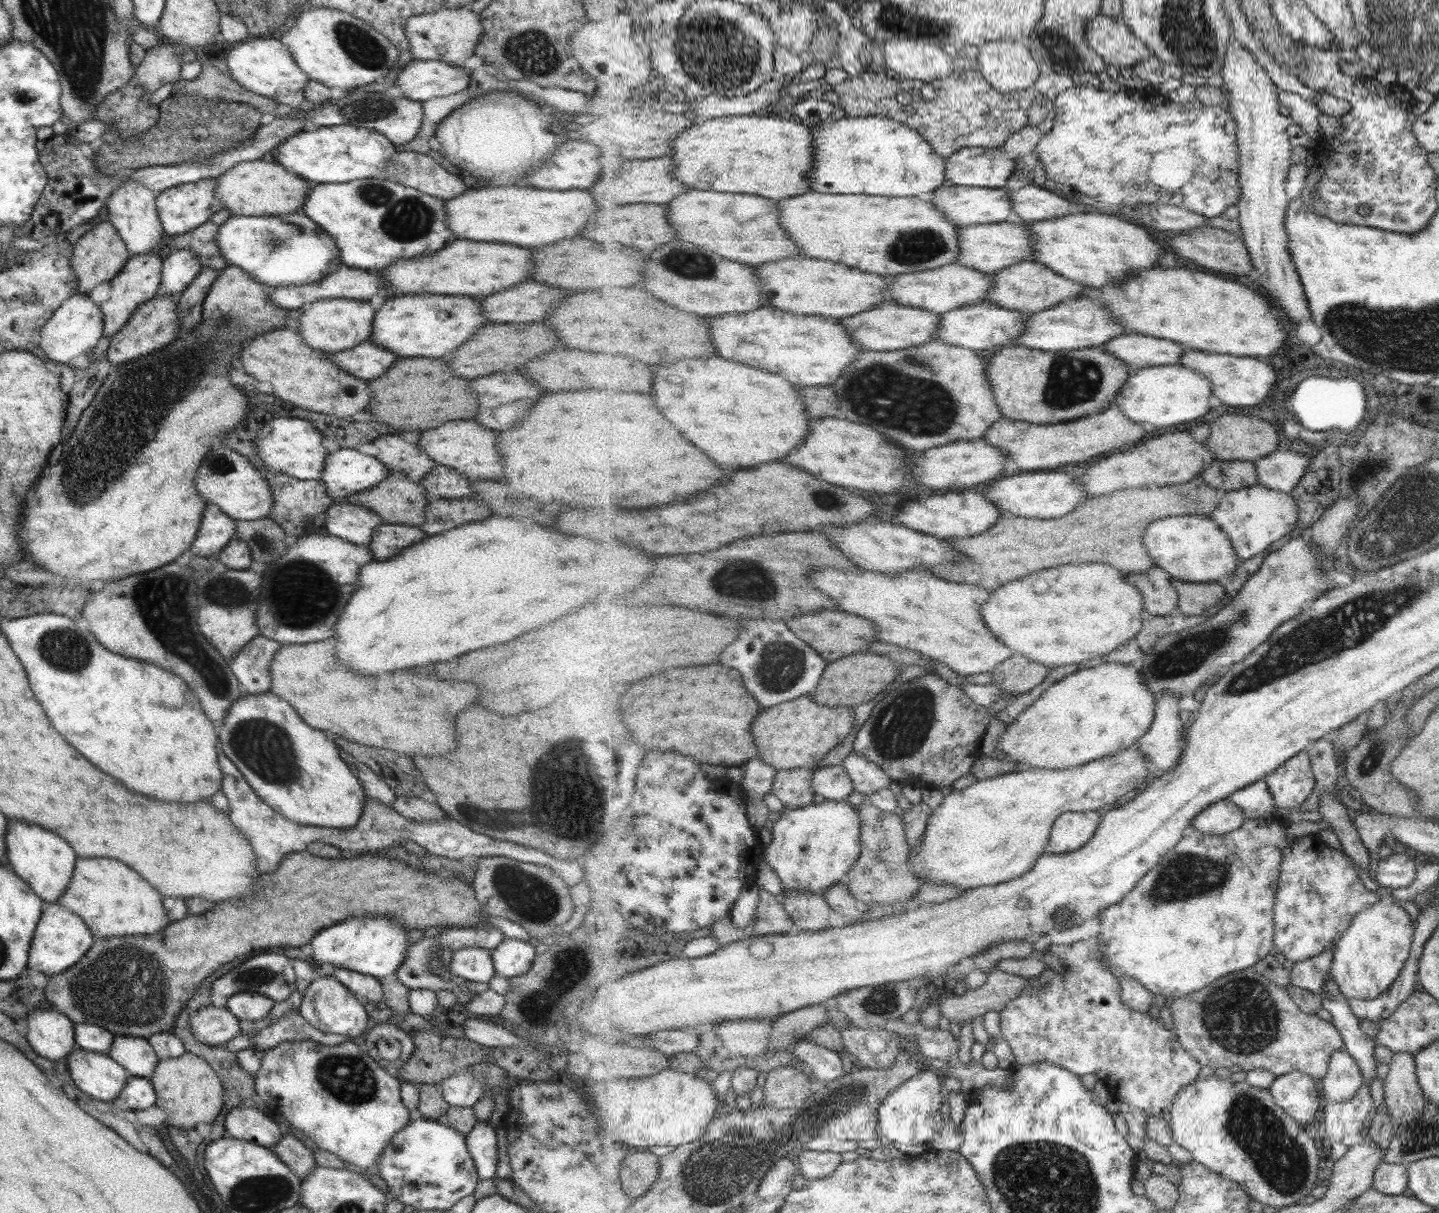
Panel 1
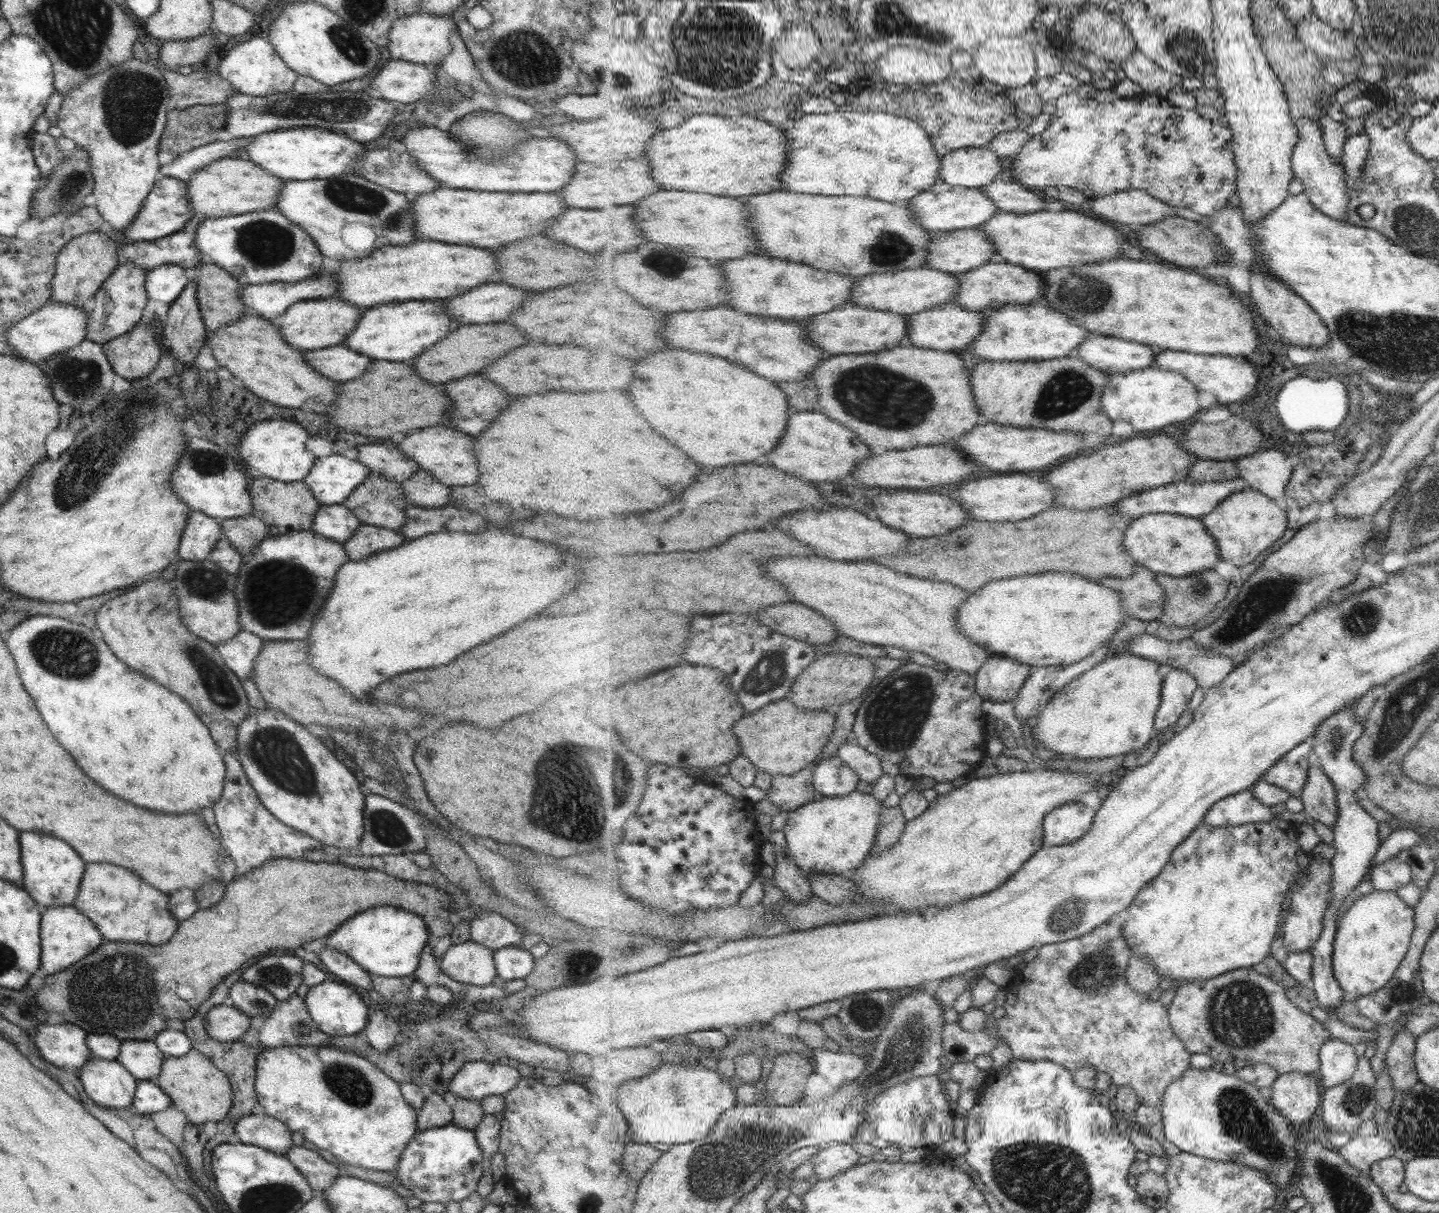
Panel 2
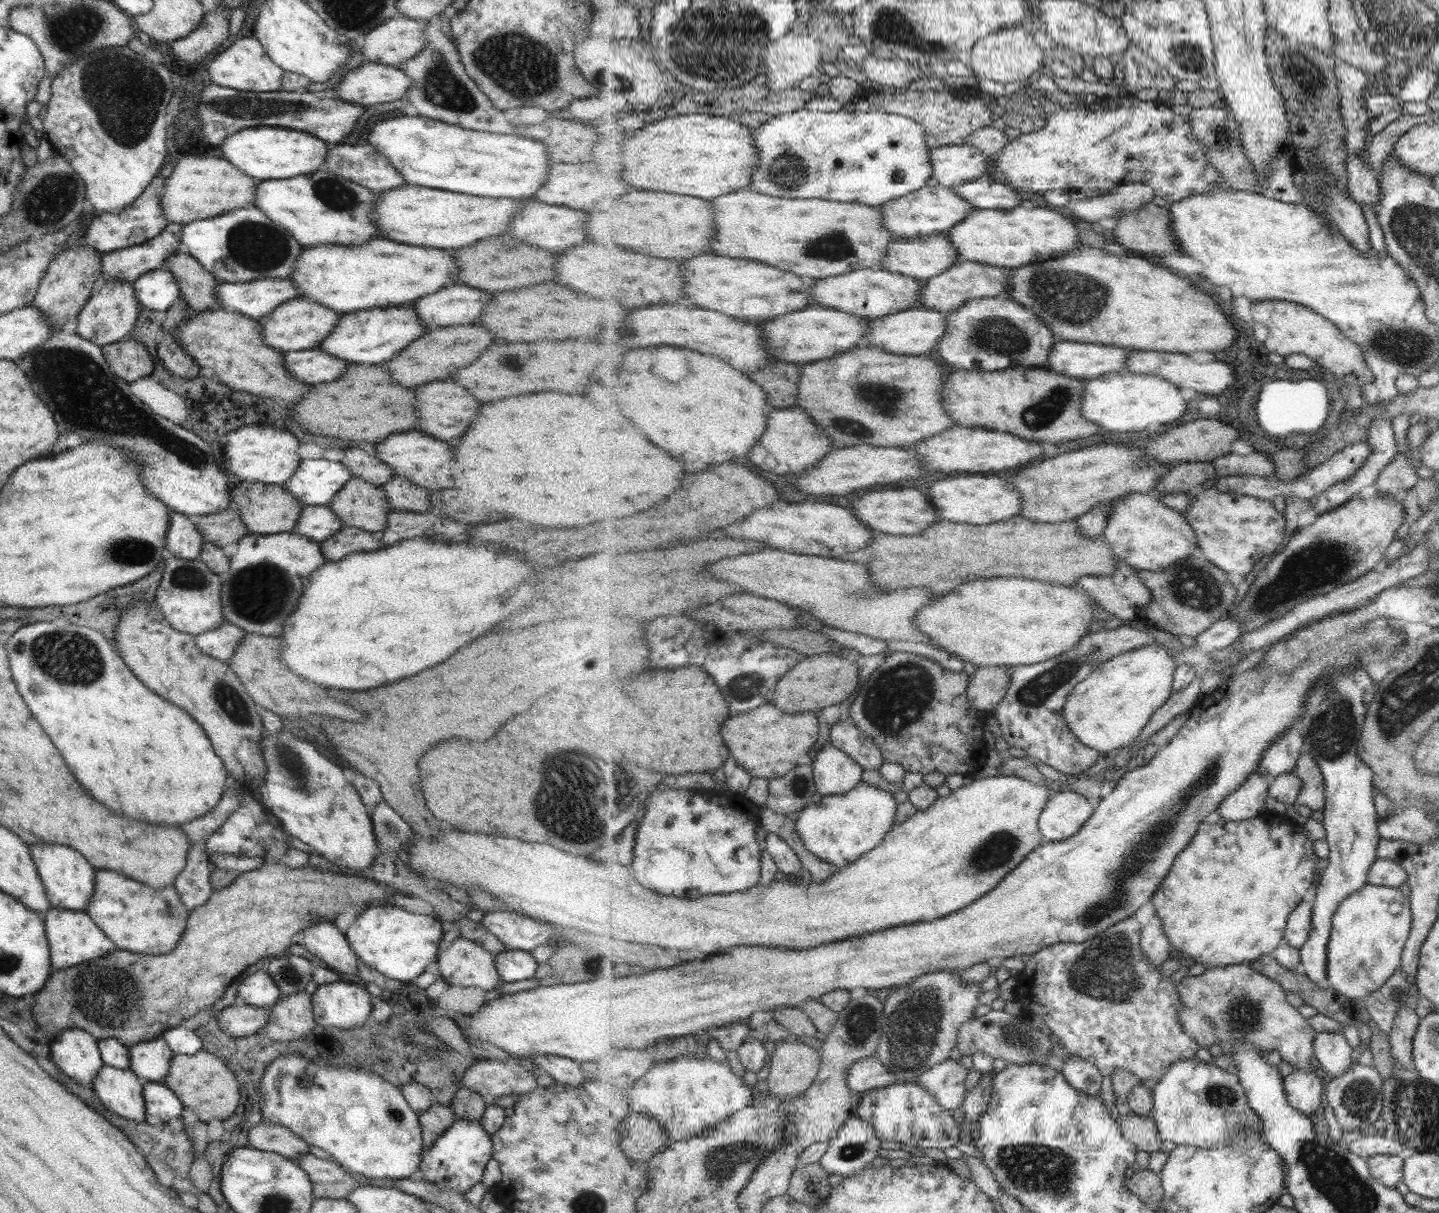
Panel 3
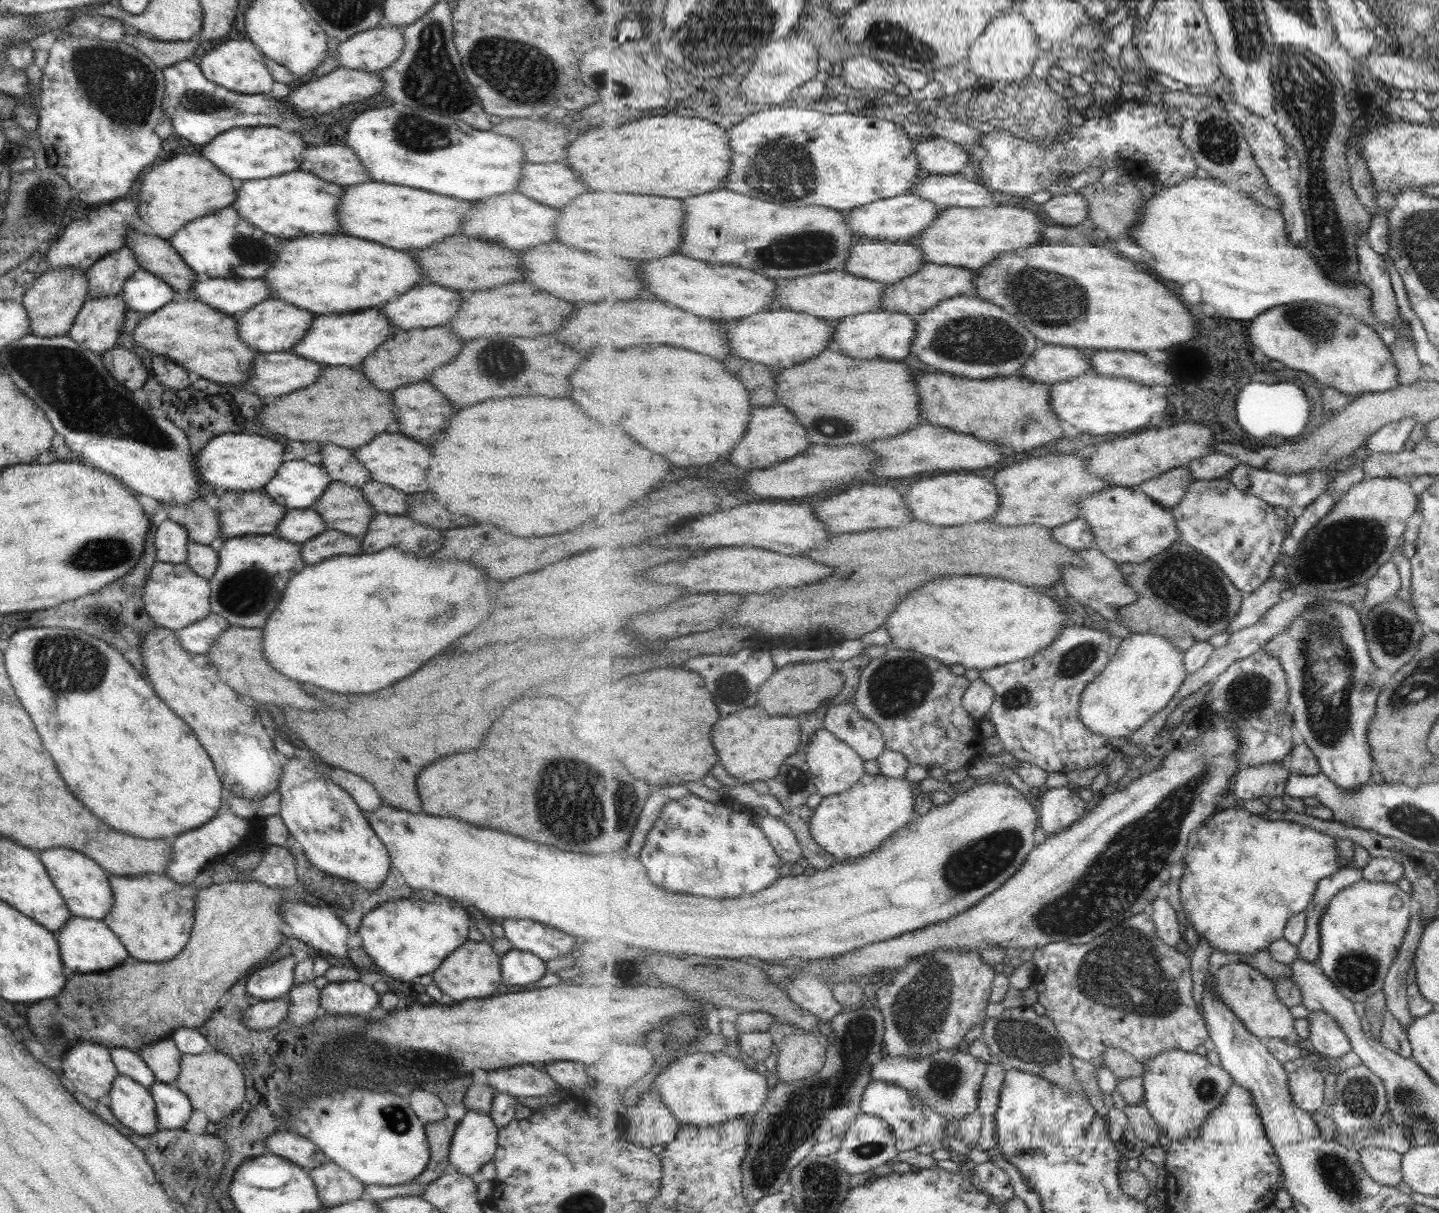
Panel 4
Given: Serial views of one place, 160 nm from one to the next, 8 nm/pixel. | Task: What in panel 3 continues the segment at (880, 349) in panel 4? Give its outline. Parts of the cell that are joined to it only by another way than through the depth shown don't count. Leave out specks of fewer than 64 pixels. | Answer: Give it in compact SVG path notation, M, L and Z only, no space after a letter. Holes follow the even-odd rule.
M925 308L907 309L897 314L868 319L868 323L868 346L882 348L893 354L913 356L927 356L929 352L935 352L938 342L948 330L948 318L945 313Z

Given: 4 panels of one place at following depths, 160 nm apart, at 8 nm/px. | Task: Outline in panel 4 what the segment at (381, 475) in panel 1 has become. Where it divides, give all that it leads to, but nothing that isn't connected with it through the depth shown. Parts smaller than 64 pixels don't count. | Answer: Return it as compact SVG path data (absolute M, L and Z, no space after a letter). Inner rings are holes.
M303 459L284 460L262 490L287 510L309 509L330 481L327 471L319 464L310 464Z

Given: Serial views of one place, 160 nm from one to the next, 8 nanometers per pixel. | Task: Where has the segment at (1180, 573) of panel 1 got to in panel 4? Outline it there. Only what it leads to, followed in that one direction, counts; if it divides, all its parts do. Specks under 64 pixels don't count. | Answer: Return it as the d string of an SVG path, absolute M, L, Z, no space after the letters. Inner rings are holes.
M1140 485L1134 487L1108 486L1097 494L1084 496L1080 502L1080 517L1085 519L1094 532L1096 546L1098 546L1111 560L1121 565L1122 563L1141 564L1155 558L1158 554L1169 550L1178 540L1181 540L1179 529L1176 525L1172 507L1164 507L1153 500Z

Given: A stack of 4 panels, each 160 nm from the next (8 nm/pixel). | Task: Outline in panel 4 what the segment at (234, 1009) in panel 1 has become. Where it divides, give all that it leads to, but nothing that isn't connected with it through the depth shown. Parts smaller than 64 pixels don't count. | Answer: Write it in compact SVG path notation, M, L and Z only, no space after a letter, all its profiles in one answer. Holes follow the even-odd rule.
M284 956L252 973L244 984L245 992L259 1001L269 1001L288 994L293 986L293 956Z

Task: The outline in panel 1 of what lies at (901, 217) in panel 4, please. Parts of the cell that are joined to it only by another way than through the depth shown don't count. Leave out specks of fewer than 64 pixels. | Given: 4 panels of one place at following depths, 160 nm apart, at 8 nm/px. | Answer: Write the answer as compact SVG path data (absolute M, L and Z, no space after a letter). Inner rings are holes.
M953 184L928 196L931 202L958 227L1005 223L1014 205L1007 189L963 187Z

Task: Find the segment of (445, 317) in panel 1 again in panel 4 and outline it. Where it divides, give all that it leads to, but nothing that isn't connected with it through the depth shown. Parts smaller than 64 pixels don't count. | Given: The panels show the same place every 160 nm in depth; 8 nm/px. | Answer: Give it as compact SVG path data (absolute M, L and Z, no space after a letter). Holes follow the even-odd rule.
M377 308L352 312L351 316L349 312L335 314L335 316L333 314L314 315L311 326L290 352L319 364L329 364L329 366L361 364L396 329Z

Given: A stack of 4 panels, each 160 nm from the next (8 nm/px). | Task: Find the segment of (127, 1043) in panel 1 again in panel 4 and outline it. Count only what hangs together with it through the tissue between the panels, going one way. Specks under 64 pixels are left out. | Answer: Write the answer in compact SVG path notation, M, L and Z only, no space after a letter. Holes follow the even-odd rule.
M170 1038L142 1045L137 1053L145 1066L152 1070L155 1081L173 1084L179 1072L179 1059L182 1053Z

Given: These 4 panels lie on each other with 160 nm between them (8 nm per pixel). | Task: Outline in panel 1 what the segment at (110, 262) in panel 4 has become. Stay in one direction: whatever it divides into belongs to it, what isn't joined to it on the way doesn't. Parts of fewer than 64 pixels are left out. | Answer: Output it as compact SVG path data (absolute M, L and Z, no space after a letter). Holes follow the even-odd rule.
M225 209L218 210L207 219L205 224L200 224L197 228L180 235L166 237L164 244L154 252L165 258L173 251L187 249L193 251L202 268L209 267L216 271L224 269L229 264L219 254L220 250L216 246L215 237L220 225L230 216L229 211Z

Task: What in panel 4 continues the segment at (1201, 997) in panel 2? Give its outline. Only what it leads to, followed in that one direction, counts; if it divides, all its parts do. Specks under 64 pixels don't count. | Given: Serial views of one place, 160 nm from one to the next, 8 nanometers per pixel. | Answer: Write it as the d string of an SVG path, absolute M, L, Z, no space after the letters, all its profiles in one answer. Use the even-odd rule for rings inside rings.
M1238 961L1237 963L1229 963L1223 965L1214 975L1214 990L1218 992L1218 996L1234 1009L1234 1013L1246 1024L1255 1036L1262 1040L1267 1038L1285 1039L1289 1044L1299 1044L1302 1036L1299 1036L1293 1018L1290 1006L1279 1000L1276 993L1275 982L1264 975L1254 965Z

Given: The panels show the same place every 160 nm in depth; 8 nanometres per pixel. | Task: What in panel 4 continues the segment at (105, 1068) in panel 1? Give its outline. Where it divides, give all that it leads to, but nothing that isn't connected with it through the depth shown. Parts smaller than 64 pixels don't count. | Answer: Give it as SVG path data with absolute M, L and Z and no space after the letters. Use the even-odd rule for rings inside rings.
M117 1073L107 1094L109 1115L135 1134L145 1136L156 1128L155 1103L151 1094L129 1078Z

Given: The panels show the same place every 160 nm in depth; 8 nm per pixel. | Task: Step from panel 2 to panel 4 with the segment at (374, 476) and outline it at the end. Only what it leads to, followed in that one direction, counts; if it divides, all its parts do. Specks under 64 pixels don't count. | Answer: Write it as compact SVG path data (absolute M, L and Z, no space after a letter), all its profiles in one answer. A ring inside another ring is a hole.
M330 481L311 509L324 520L327 529L354 537L367 532L375 514L362 492L343 481Z

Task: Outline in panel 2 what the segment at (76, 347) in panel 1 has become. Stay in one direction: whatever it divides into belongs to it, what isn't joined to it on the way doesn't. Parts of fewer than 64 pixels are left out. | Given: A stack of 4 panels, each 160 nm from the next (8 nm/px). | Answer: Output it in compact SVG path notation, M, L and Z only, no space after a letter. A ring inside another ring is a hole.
M55 301L45 303L37 308L23 320L16 321L4 332L7 344L12 348L12 354L19 356L19 359L29 362L47 360L54 354L73 348L76 344L84 341L86 335L86 324L88 313L73 303L65 304Z

